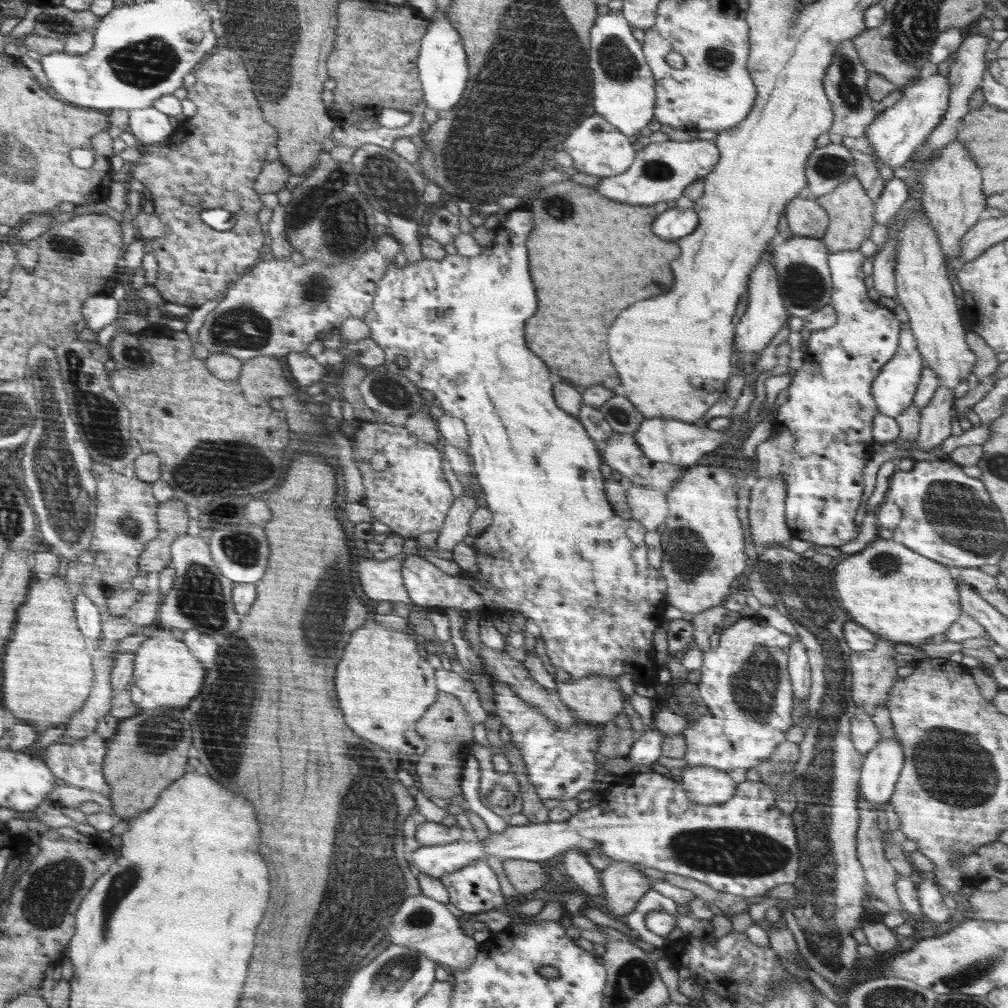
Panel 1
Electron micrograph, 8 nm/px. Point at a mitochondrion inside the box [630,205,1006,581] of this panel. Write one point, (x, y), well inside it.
(958, 514)

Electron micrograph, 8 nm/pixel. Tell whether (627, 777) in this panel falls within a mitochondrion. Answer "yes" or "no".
no

